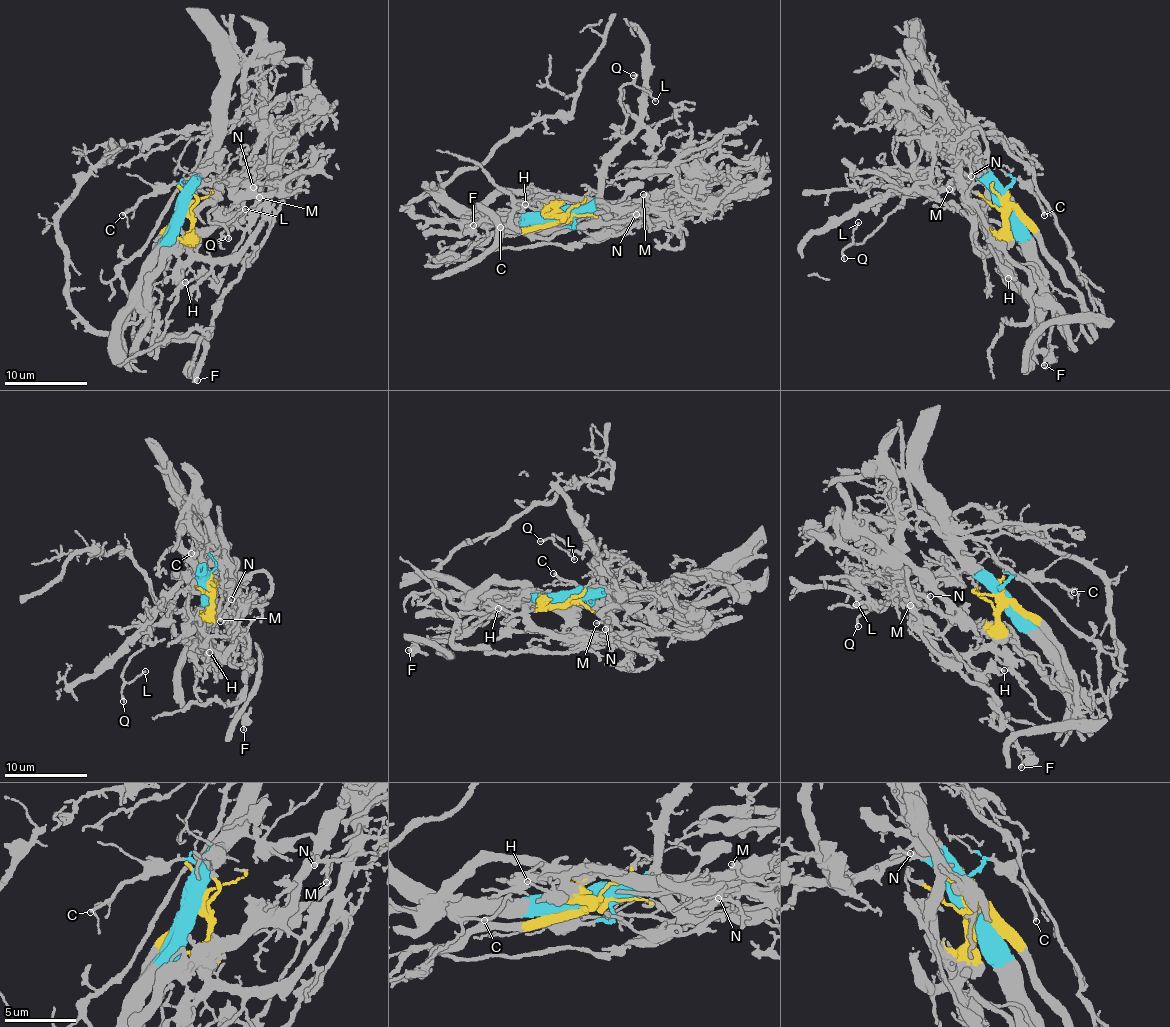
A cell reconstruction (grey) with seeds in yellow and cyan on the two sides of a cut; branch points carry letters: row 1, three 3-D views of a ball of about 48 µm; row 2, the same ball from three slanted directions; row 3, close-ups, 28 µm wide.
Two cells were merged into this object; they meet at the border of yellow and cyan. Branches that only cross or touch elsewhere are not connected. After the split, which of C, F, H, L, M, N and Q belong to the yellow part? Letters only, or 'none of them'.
F, H, M, N

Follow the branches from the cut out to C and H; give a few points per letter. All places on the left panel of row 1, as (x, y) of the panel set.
C: (182, 210), (190, 191), (181, 184), (155, 187), (150, 194), (142, 195), (123, 215)
H: (182, 210), (191, 221), (189, 267), (198, 276), (184, 283)

